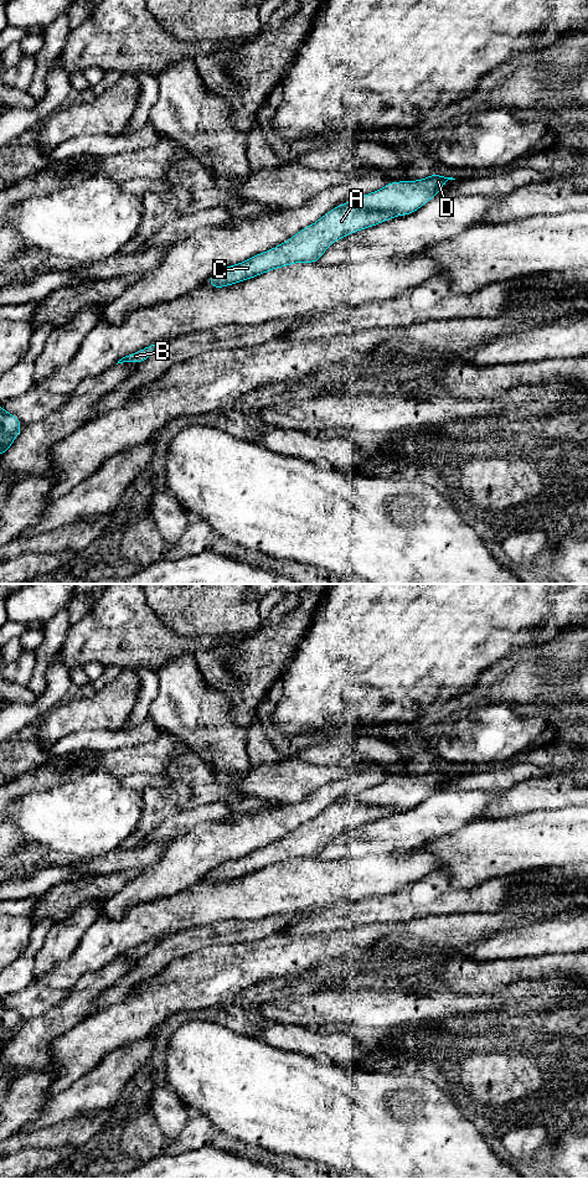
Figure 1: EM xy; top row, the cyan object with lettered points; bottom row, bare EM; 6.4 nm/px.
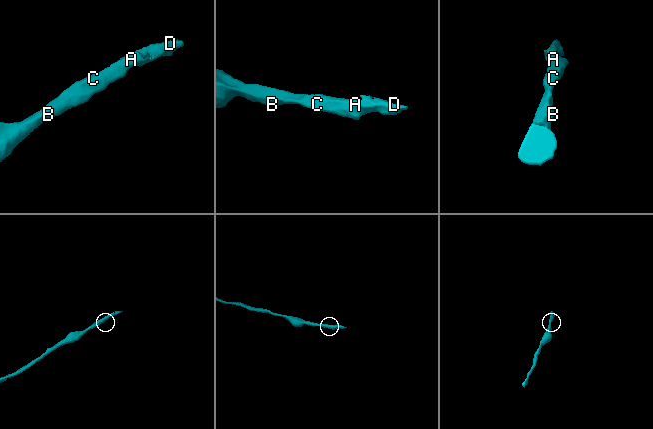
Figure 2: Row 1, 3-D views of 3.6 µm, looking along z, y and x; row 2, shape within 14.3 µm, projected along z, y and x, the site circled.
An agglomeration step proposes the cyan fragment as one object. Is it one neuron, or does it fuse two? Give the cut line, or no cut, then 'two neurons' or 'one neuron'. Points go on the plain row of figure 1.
cut in xy along (355, 796), (366, 803), (390, 805), (396, 811); two neurons

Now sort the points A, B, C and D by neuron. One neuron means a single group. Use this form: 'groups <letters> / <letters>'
groups A B C / D

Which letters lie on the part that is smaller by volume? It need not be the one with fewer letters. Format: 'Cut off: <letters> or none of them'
Cut off: D

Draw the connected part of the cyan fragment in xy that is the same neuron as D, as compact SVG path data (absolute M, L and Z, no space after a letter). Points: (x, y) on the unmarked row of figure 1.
M430 769L423 775L390 776L381 785L363 790L356 798L366 805L392 806L396 811L412 810L437 792L448 775L455 774Z

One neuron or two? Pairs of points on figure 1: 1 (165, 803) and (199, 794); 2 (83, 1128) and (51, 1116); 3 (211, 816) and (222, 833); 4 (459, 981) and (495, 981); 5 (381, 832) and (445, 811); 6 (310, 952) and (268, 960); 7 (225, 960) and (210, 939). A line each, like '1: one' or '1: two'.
1: one
2: two
3: two
4: one
5: one
6: one
7: two

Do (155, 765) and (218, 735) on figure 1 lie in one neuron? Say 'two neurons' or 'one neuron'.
two neurons

